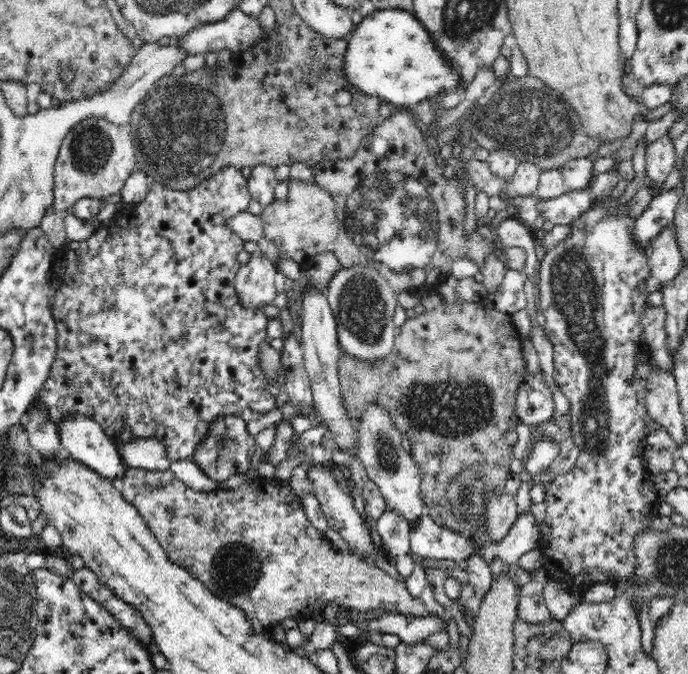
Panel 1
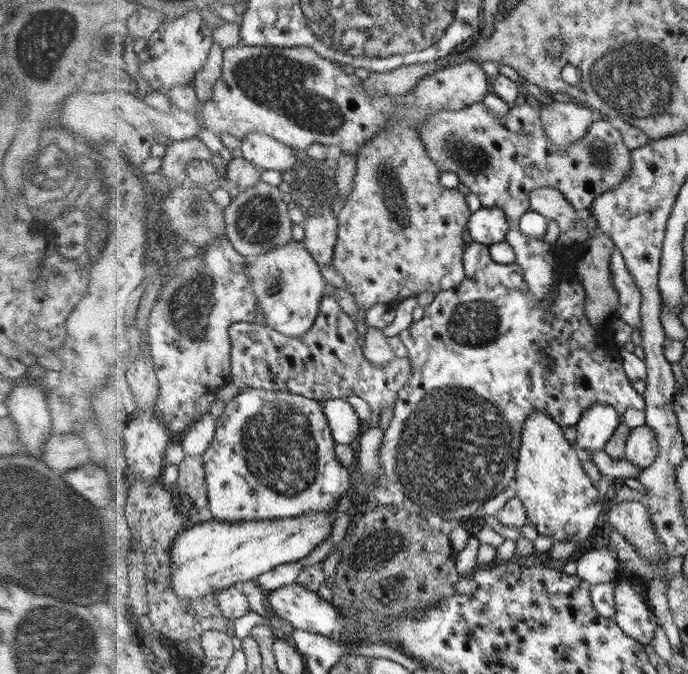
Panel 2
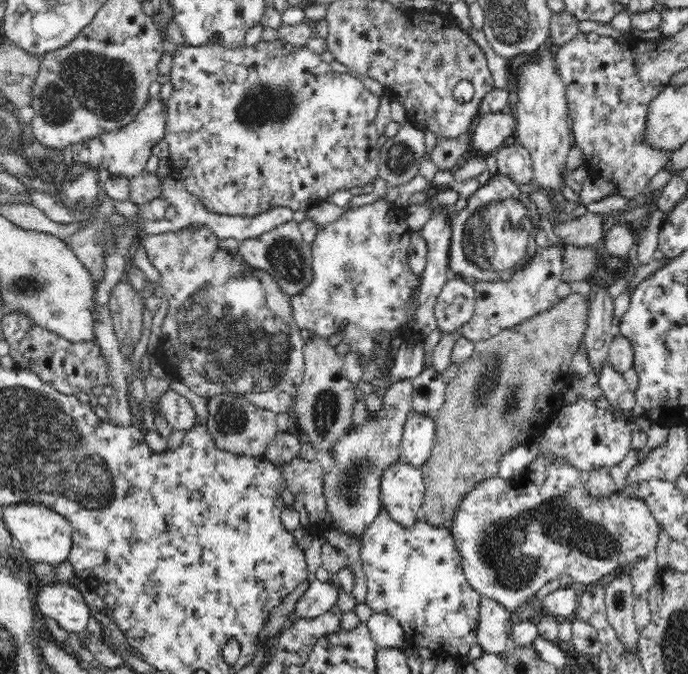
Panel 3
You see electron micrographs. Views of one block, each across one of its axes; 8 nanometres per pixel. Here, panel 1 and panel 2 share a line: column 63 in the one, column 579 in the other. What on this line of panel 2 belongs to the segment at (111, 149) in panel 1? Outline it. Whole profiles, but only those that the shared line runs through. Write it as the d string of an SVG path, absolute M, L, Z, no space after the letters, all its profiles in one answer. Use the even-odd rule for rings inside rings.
M482 102L471 104L462 110L438 110L430 114L424 124L419 125L418 137L426 146L428 157L432 158L441 172L454 172L458 175L461 184L478 196L482 207L502 209L507 214L510 228L518 228L520 217L531 208L531 194L540 188L558 190L577 212L585 212L596 197L614 190L632 172L632 150L624 144L620 131L600 118L592 122L586 136L580 138L579 142L574 142L568 150L558 150L552 142L548 142L548 134L543 128L540 114L541 106L541 102L513 102L506 118L492 116L492 112Z

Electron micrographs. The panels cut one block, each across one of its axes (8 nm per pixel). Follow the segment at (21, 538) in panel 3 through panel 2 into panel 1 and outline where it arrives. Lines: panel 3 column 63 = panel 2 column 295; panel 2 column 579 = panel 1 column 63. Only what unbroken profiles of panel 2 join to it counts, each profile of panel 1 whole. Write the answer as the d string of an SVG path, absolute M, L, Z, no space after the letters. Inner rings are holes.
M224 166L222 170L212 174L208 180L200 182L199 186L190 188L188 191L171 190L160 182L150 181L146 198L134 206L134 210L131 208L126 210L126 214L122 214L122 218L118 218L114 226L109 225L110 234L107 233L106 228L94 228L90 238L82 242L70 241L70 244L64 246L62 254L64 254L63 260L66 266L65 275L61 280L61 285L56 292L52 292L50 297L51 313L58 331L56 354L49 377L36 398L38 404L44 404L48 408L51 422L58 424L65 419L74 418L74 415L82 415L102 426L106 434L118 441L119 448L128 445L128 442L133 442L136 438L158 439L166 449L168 459L171 462L177 462L194 456L198 442L206 436L207 431L210 430L210 423L214 422L215 418L224 418L227 414L239 415L246 408L251 409L254 414L275 409L276 398L267 388L267 378L260 366L257 347L267 338L268 319L263 309L250 309L241 304L234 282L241 267L236 258L243 250L245 242L225 225L229 218L240 211L246 211L251 199L247 179L240 169L233 166Z

